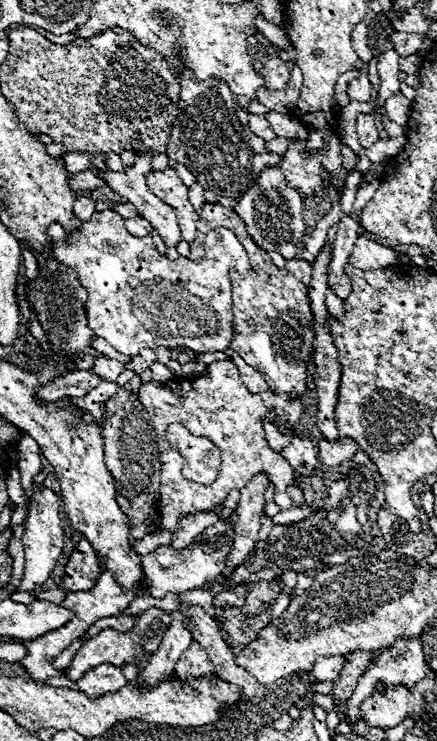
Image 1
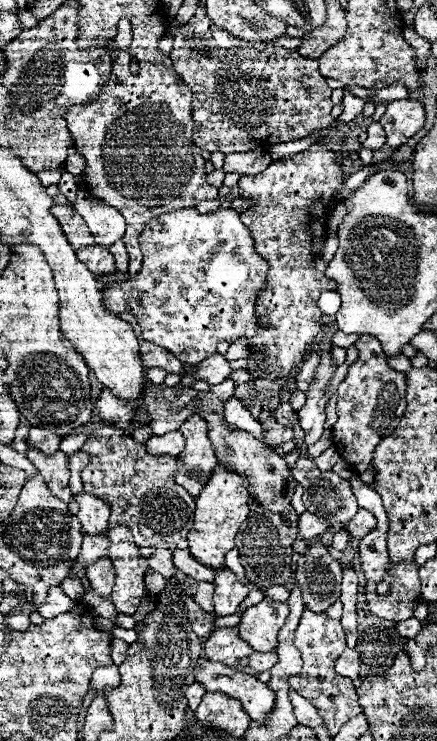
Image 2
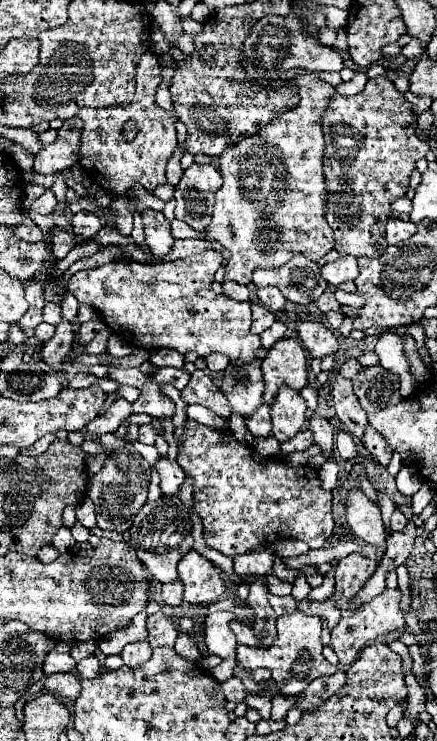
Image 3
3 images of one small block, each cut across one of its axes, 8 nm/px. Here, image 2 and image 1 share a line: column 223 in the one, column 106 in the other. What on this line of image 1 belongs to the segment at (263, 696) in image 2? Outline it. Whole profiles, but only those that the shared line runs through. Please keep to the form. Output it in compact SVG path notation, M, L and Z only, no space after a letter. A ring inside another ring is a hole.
M100 664L84 672L84 676L76 682L78 690L88 694L90 698L100 698L106 692L116 692L126 686L128 680L124 678L122 670L112 664Z

